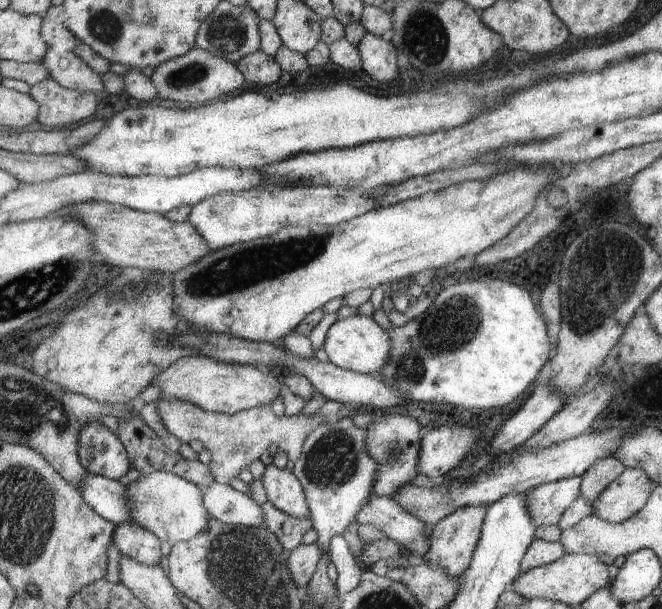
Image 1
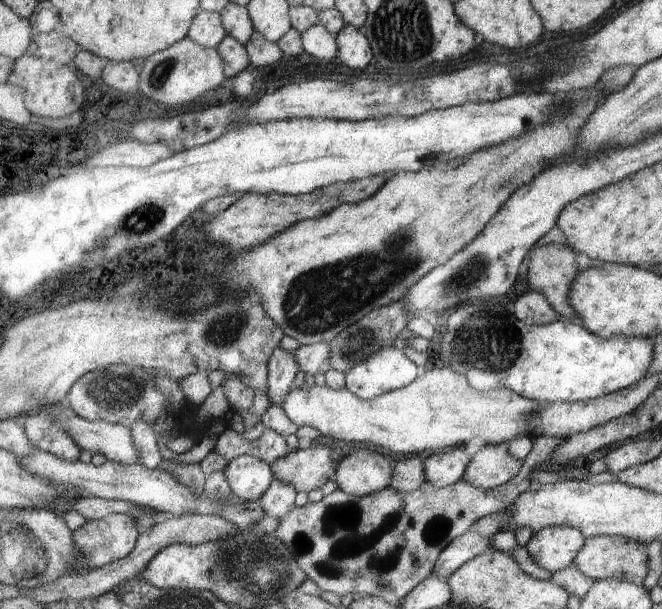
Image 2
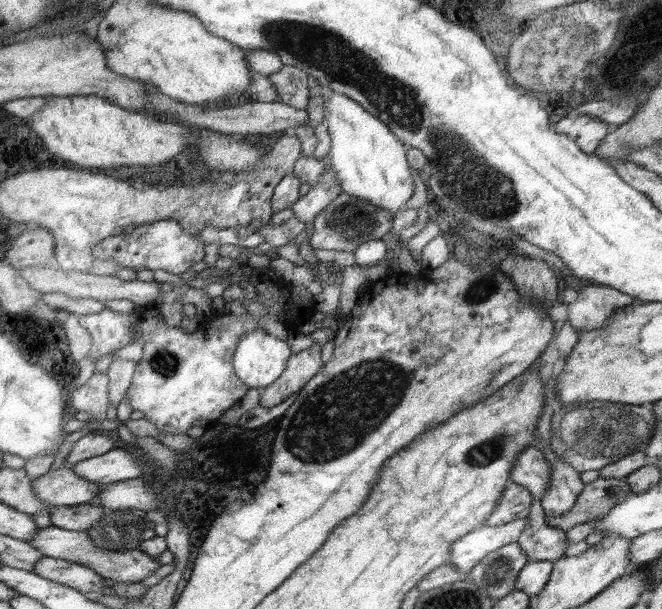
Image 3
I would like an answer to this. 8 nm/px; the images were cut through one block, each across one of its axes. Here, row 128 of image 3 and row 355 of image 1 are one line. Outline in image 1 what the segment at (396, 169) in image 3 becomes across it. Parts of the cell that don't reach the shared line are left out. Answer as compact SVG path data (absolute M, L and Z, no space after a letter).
M364 315L338 319L328 330L324 351L328 355L329 363L356 373L380 375L380 370L390 359L390 338L388 334L374 322L374 318L364 318Z

